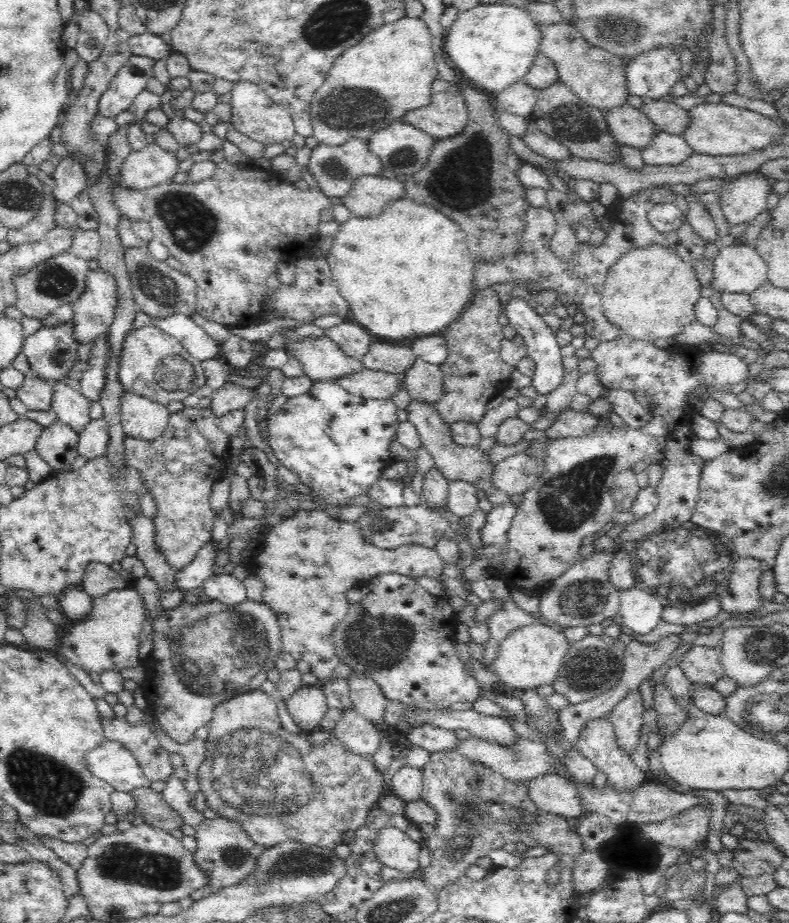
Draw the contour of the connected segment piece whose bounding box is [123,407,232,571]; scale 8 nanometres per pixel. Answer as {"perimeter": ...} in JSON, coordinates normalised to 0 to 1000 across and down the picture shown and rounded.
{"perimeter":[[[233,441],[215,449],[208,470],[193,477],[156,472],[161,504],[180,512],[183,527],[200,549],[194,563],[198,593],[224,619],[238,613],[257,590],[269,584],[271,558],[266,538],[270,524],[284,518],[289,509],[293,476],[279,466],[276,452],[267,441]]]}

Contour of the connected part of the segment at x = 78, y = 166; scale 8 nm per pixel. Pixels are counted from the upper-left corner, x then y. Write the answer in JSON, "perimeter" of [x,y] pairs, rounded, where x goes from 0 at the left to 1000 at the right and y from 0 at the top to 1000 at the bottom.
{"perimeter":[[[91,166],[70,182],[66,193],[66,211],[74,221],[90,221],[91,217],[114,200],[104,177],[99,177]]]}

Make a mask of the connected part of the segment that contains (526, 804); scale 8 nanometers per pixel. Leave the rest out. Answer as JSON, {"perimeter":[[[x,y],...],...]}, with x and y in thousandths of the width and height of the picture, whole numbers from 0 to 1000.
{"perimeter":[[[575,813],[548,815],[545,826],[536,830],[537,853],[535,868],[539,868],[553,879],[554,891],[551,892],[548,905],[539,907],[536,917],[541,918],[548,925],[546,936],[537,940],[532,949],[540,954],[542,961],[560,964],[563,959],[589,949],[591,943],[603,937],[607,930],[617,927],[624,921],[636,919],[641,913],[664,913],[667,917],[682,919],[689,917],[696,924],[710,931],[710,936],[702,938],[695,945],[693,953],[697,959],[703,959],[714,945],[714,939],[720,944],[730,939],[730,932],[743,922],[738,908],[731,904],[726,893],[714,885],[695,883],[684,879],[674,869],[670,862],[670,852],[663,847],[651,847],[639,843],[632,836],[622,832],[591,822],[587,817]]]}

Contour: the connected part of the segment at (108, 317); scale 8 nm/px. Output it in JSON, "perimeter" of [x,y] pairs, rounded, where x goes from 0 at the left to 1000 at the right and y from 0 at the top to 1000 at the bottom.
{"perimeter":[[[114,291],[105,319],[91,328],[96,369],[119,371],[138,360],[148,336],[147,301],[129,291]]]}

